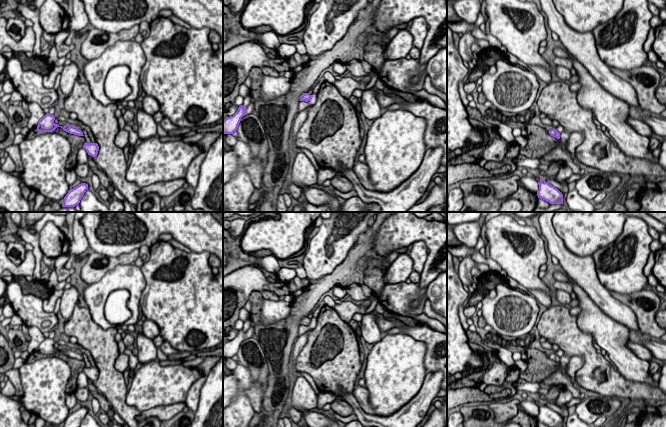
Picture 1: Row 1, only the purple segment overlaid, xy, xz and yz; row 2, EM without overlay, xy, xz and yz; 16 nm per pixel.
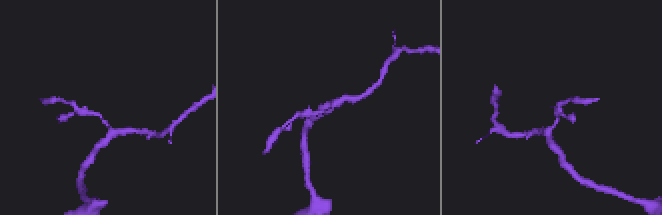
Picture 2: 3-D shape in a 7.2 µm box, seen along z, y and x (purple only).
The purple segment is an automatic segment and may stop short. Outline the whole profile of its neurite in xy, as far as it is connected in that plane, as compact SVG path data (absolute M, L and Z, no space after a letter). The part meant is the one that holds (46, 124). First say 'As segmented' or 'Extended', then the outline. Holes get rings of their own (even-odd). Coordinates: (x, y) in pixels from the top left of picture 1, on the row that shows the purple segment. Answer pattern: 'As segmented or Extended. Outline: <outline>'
As segmented. Outline: M47 113L38 122L37 130L40 132L53 132L57 127L61 127L64 131L70 134L84 136L83 132L79 130L76 126L66 124L64 127L62 127L62 126L59 126L58 124L55 124L54 120L55 120L54 115Z

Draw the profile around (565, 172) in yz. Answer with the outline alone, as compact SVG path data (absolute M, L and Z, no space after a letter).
M568 165L561 166L557 173L556 181L562 185L568 185L565 181L573 174L572 169Z

